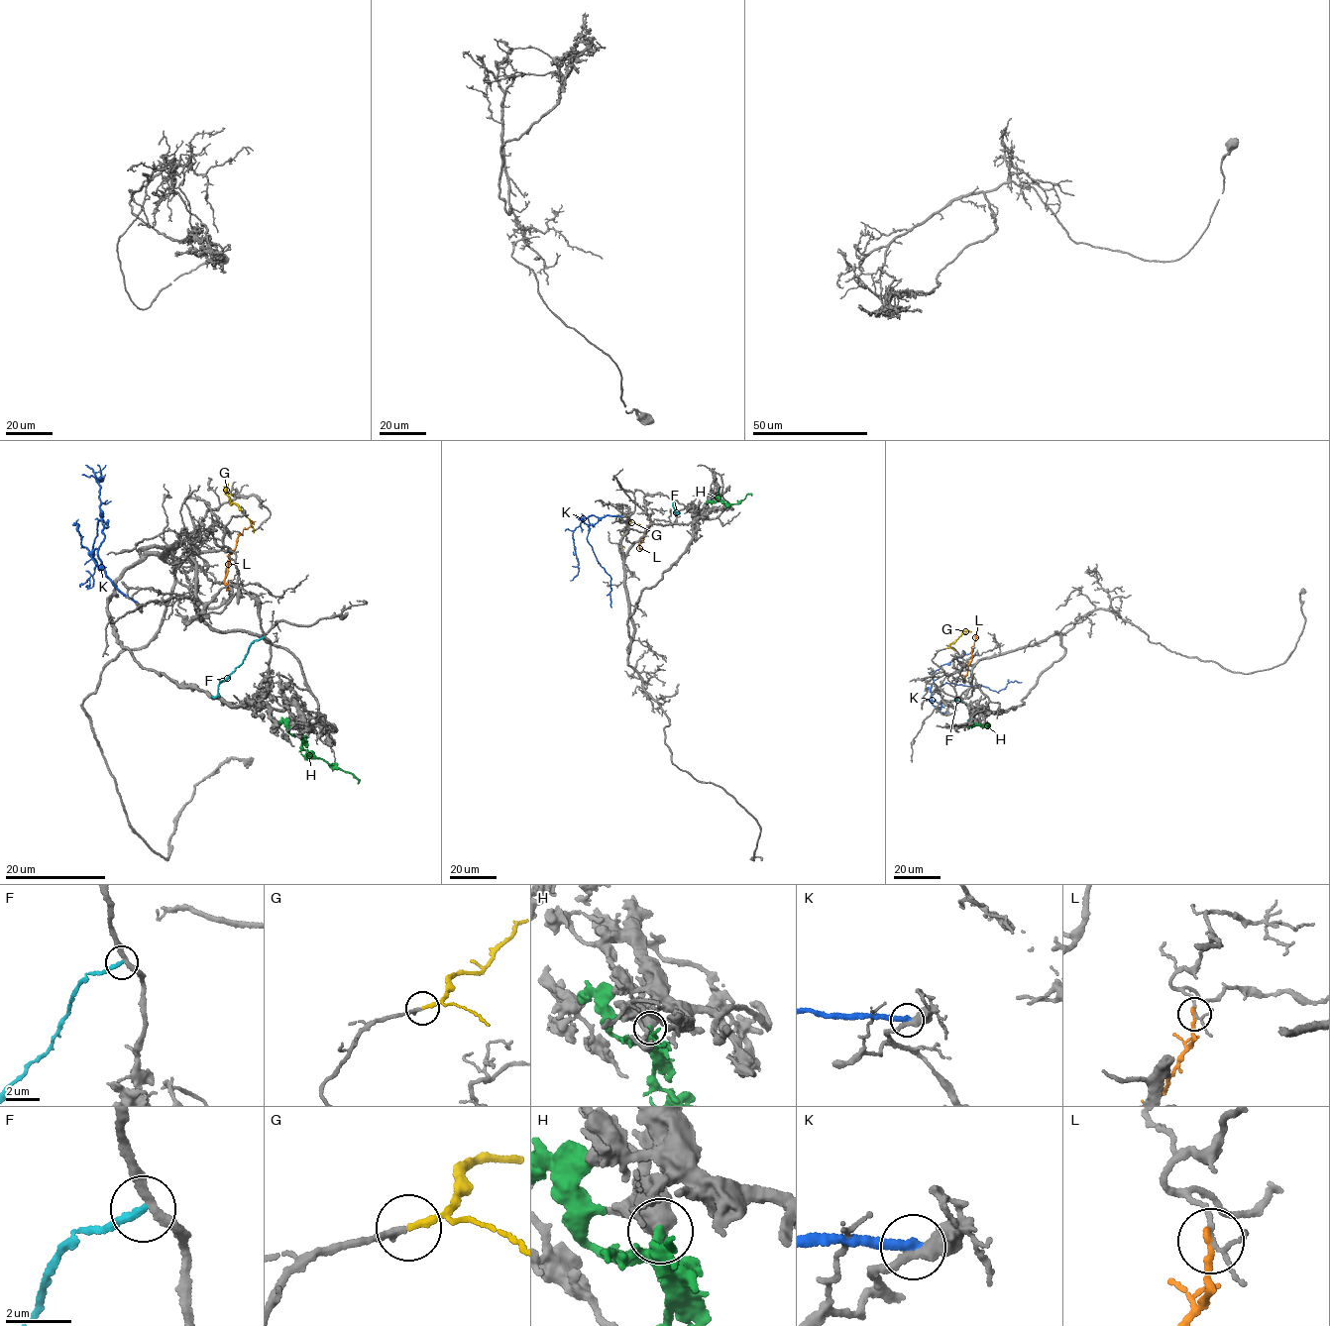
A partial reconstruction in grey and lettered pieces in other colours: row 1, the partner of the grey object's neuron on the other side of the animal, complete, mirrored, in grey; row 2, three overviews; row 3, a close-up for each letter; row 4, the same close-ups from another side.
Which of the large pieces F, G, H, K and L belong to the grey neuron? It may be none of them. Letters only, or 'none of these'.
G, H

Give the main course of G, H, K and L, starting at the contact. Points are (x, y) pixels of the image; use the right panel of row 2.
G: (945, 648), (964, 630), (971, 631)
H: (974, 722), (982, 726), (989, 724), (985, 726), (988, 727)
K: (947, 712), (942, 714), (933, 705), (931, 697), (946, 682), (981, 685), (997, 692), (1010, 681), (1021, 682)
L: (961, 679), (971, 661), (975, 635)

